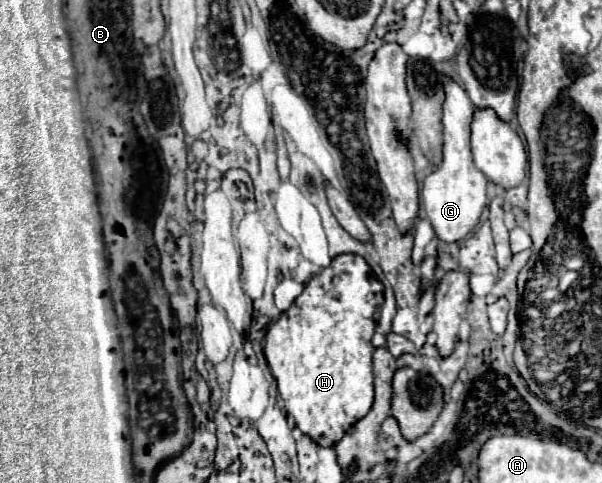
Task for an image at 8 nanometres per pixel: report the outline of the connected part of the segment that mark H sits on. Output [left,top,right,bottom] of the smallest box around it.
[264,255,384,447]

